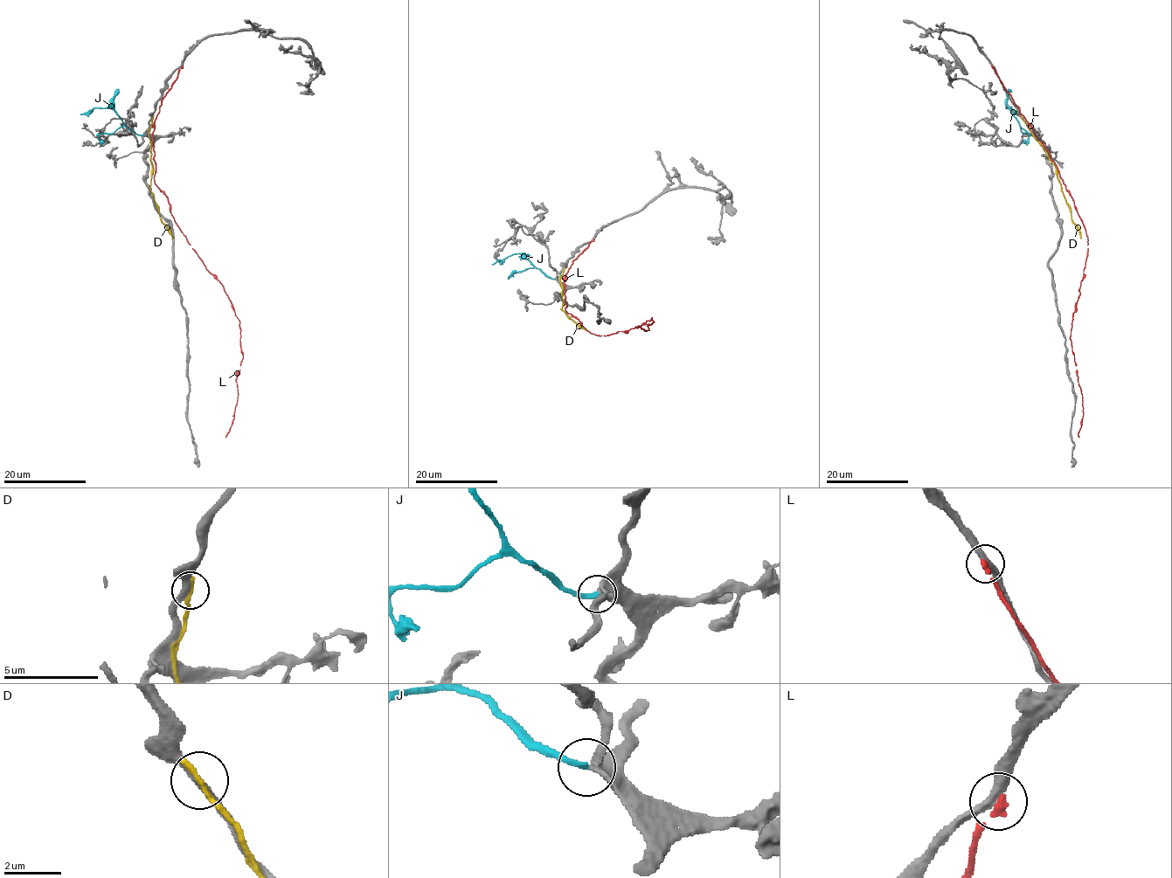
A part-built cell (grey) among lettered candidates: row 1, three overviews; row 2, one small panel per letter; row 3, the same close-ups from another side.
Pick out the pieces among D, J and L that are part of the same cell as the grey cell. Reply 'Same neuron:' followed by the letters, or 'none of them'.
Same neuron: J

